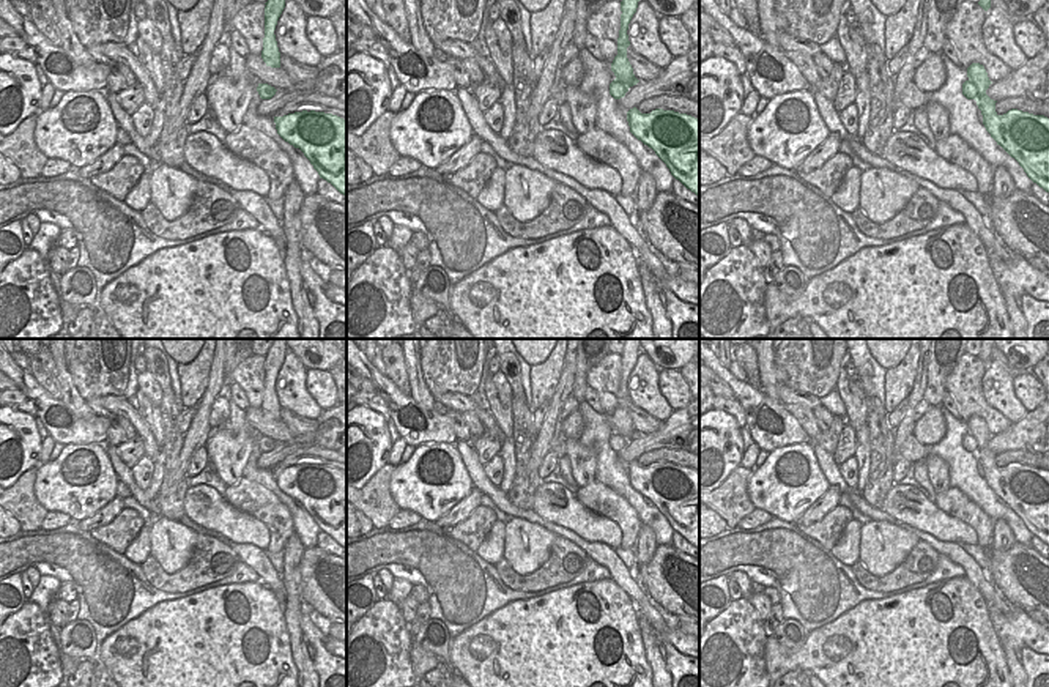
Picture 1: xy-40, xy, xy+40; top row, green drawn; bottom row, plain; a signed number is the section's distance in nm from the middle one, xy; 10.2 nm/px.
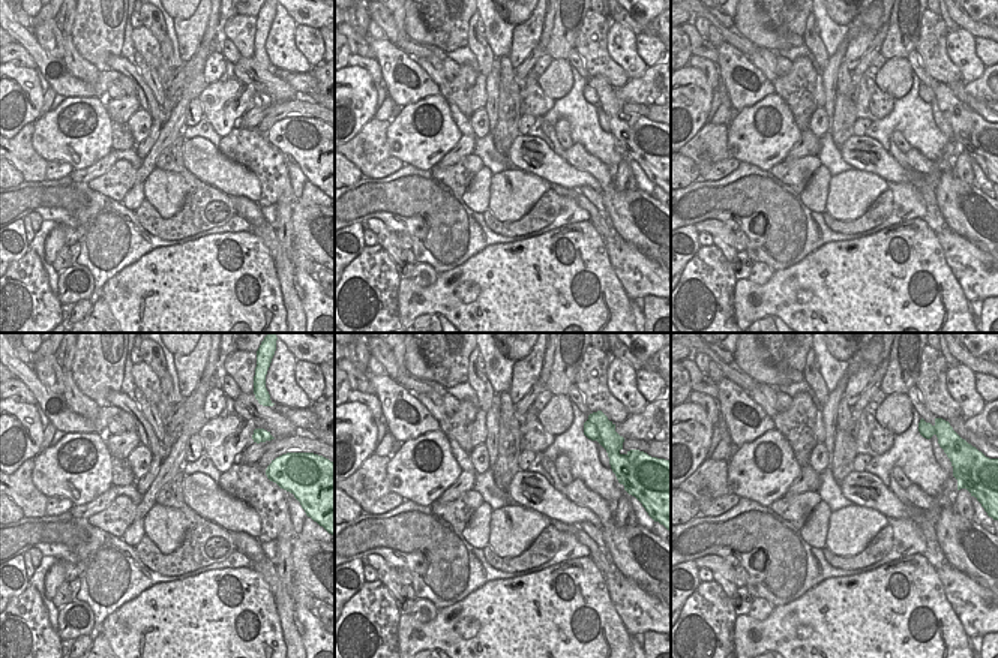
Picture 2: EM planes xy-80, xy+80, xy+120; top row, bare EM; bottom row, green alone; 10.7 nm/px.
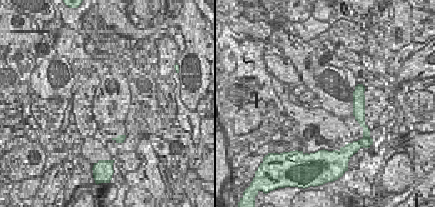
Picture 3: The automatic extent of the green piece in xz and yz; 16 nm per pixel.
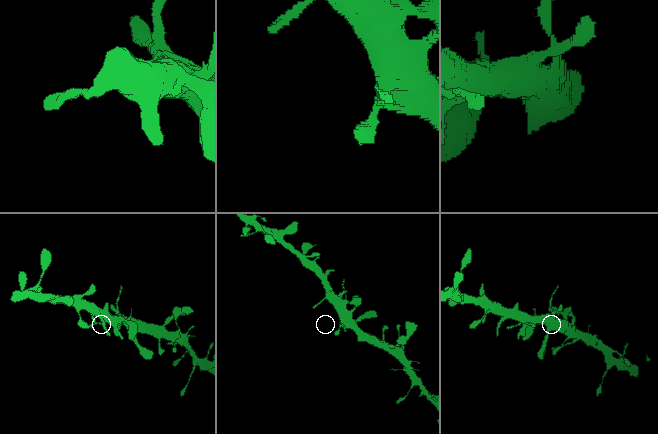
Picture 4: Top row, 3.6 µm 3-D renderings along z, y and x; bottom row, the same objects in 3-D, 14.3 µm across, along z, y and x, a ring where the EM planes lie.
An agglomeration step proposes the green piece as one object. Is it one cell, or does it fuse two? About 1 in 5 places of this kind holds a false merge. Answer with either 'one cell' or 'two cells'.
one cell

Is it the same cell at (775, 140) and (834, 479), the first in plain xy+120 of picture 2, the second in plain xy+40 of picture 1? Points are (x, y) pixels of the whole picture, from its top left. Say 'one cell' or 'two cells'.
two cells

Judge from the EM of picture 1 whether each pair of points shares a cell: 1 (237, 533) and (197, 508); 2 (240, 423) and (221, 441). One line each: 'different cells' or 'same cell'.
1: same cell
2: different cells

